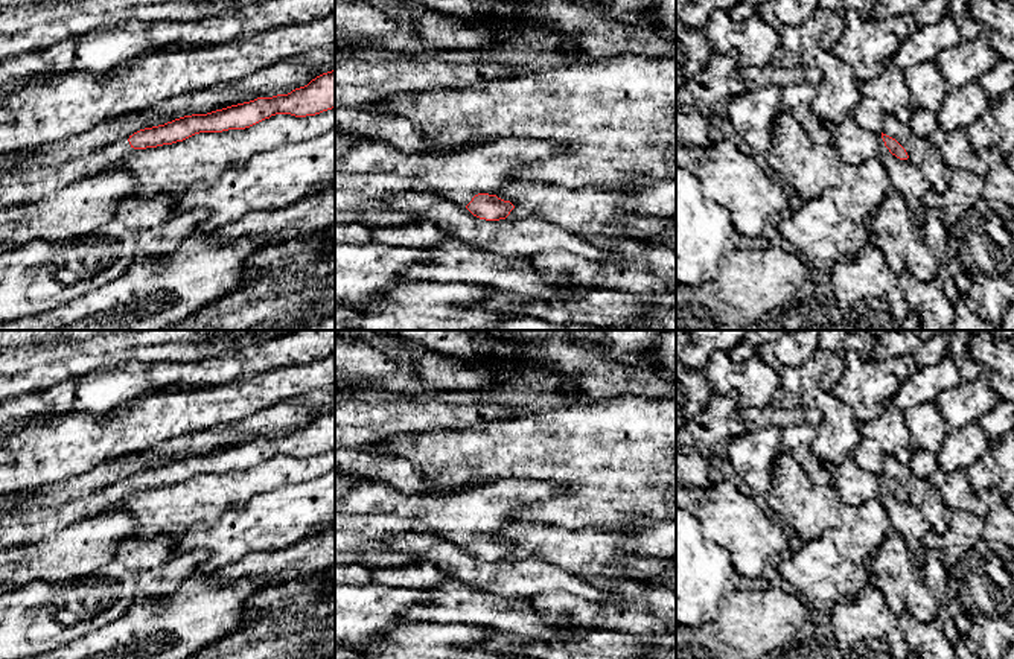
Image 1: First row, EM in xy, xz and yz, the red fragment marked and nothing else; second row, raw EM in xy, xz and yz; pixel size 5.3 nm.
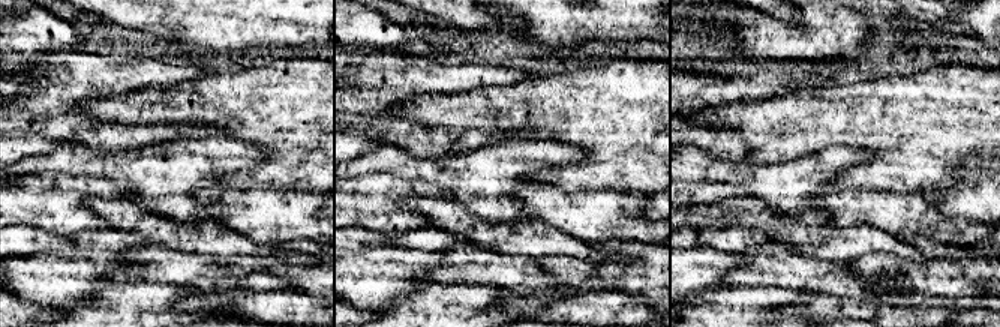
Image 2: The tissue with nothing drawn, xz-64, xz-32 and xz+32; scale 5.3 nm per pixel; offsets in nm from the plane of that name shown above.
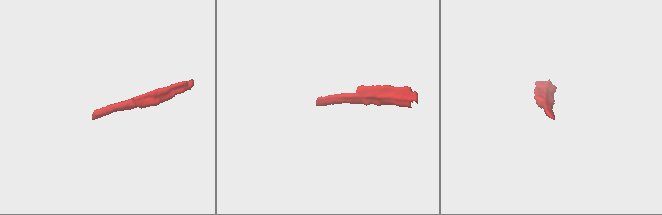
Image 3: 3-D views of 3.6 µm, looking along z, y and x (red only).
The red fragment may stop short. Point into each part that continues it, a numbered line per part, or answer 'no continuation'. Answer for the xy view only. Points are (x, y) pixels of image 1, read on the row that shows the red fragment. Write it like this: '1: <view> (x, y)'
1: xy (17, 186)

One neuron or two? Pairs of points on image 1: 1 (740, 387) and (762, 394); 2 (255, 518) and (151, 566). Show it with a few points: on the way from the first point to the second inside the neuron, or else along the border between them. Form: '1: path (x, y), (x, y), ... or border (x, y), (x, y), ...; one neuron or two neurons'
1: path (745, 387), (757, 390); one neuron
2: border (183, 533), (177, 553), (207, 553), (197, 573); two neurons

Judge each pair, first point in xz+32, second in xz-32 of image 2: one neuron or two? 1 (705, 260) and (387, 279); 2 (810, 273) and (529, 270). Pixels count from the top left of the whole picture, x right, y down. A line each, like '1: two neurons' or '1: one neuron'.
1: one neuron
2: one neuron

